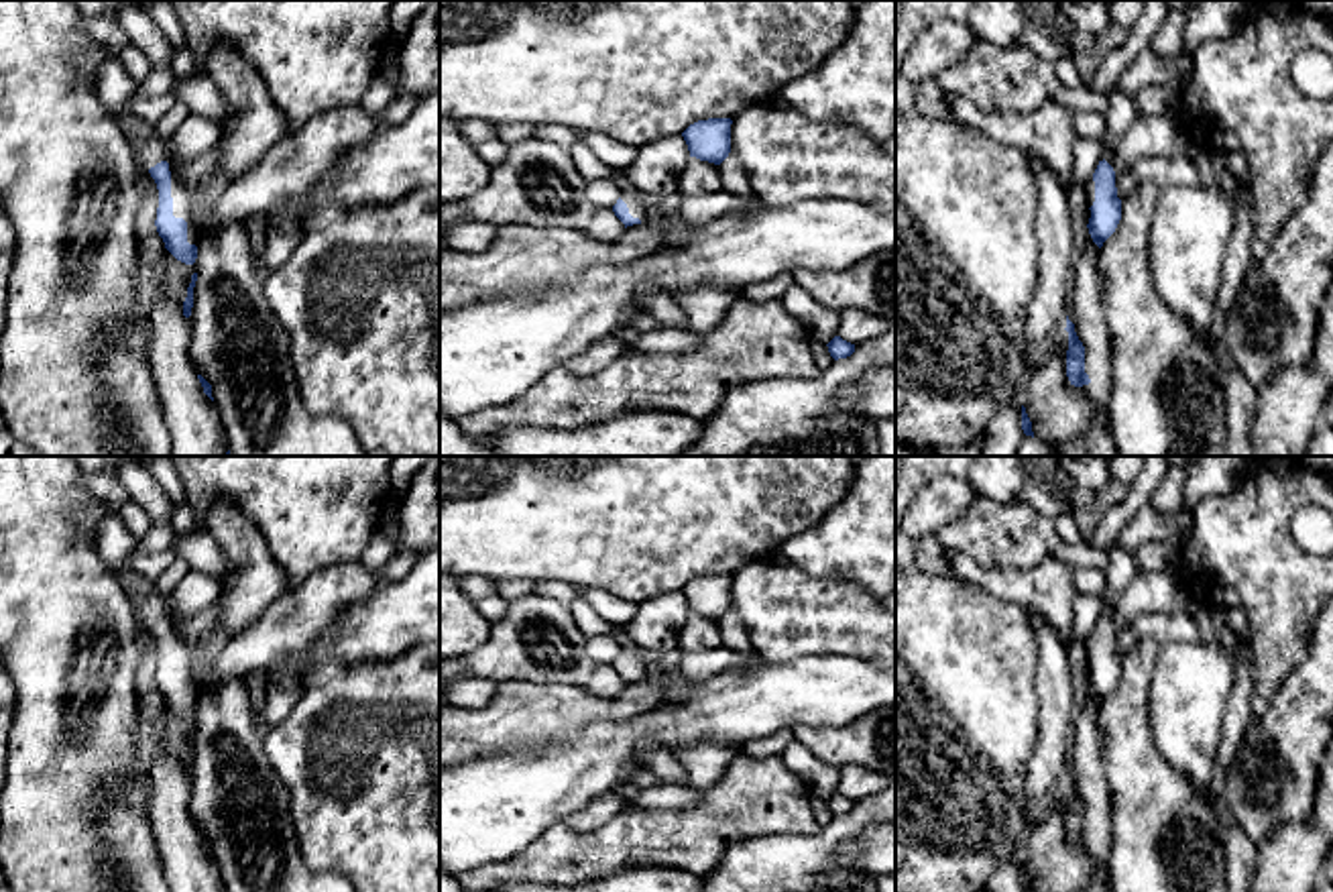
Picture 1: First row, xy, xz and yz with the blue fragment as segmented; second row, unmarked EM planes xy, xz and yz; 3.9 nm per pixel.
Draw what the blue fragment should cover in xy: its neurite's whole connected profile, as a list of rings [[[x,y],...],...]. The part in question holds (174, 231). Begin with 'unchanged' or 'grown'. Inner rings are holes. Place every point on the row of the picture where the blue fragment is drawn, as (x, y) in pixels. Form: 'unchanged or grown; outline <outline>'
grown; outline [[[151,126],[136,161],[144,165],[159,189],[157,232],[165,248],[181,263],[197,259],[195,216],[216,206],[230,185],[220,171],[218,147],[175,167],[167,163],[163,138]]]

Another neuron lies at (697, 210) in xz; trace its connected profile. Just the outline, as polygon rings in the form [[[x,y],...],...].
[[[725,189],[682,198],[680,200],[680,222],[688,226],[702,226],[706,222],[718,220],[739,208],[759,206],[761,200],[751,193],[749,198],[729,193]]]

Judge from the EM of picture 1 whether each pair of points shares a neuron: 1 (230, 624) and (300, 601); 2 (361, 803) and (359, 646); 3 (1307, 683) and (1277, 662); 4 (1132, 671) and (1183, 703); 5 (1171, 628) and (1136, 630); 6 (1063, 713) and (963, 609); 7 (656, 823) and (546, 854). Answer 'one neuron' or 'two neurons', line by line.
1: two neurons
2: two neurons
3: two neurons
4: two neurons
5: one neuron
6: two neurons
7: one neuron

